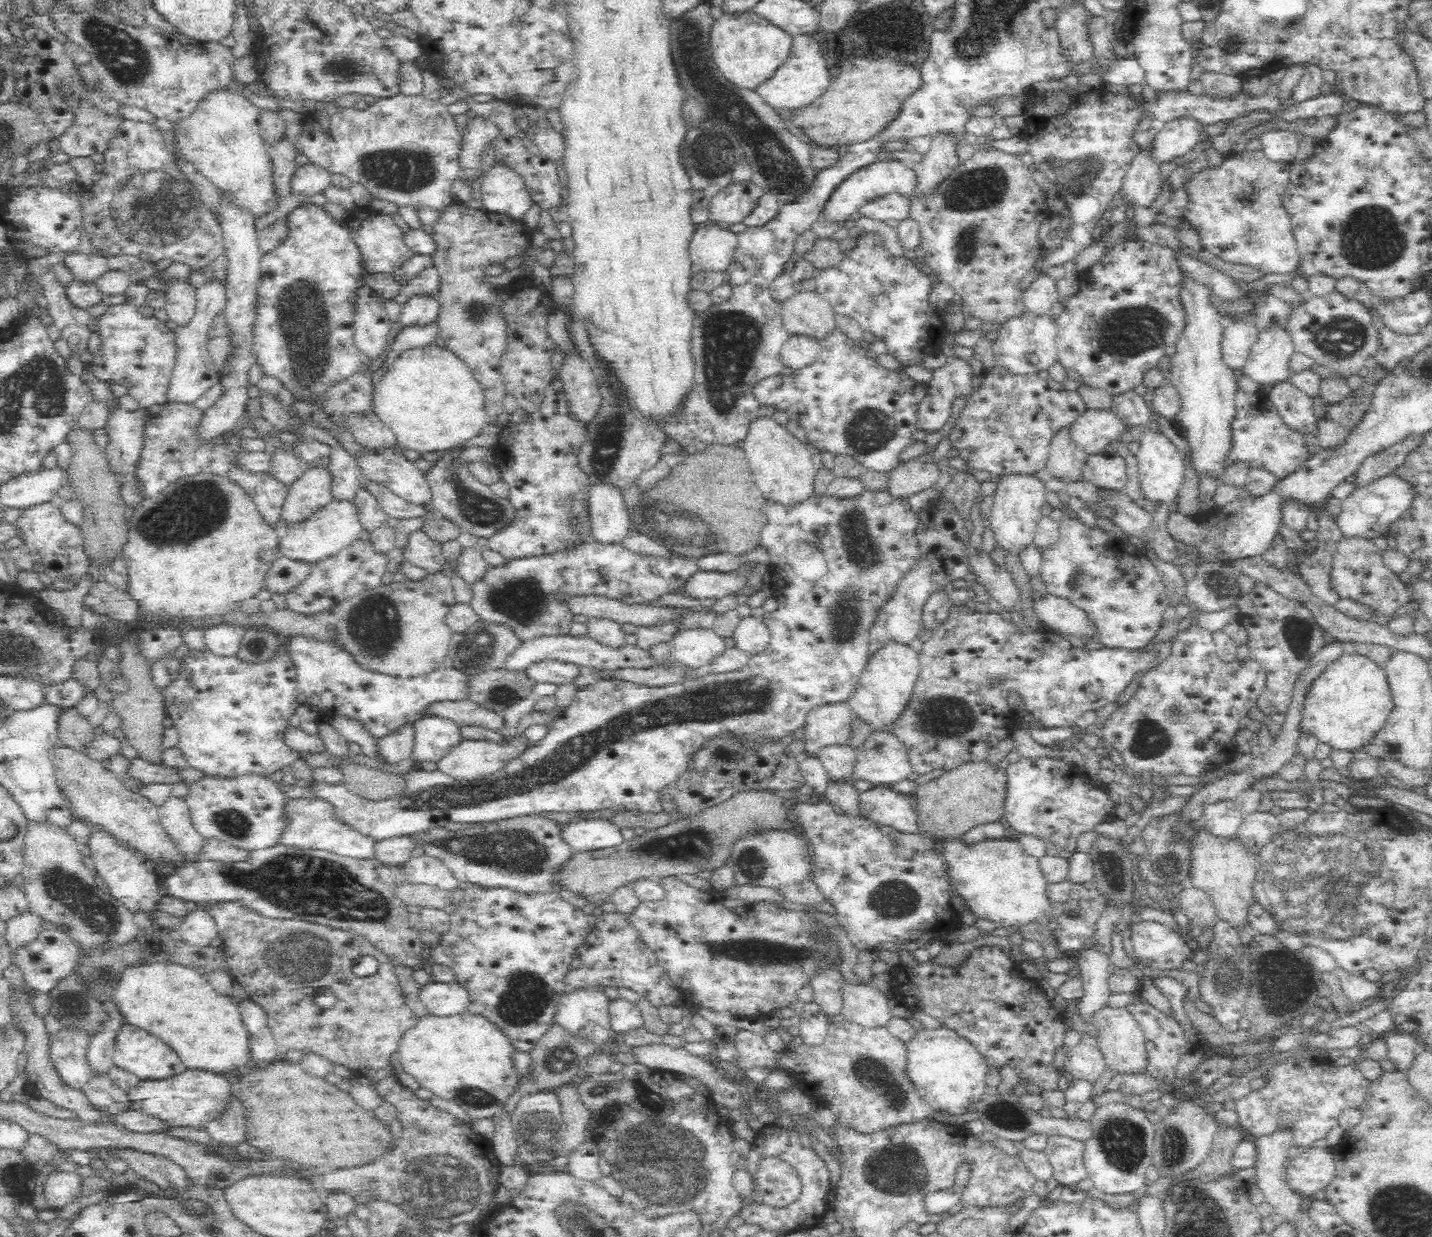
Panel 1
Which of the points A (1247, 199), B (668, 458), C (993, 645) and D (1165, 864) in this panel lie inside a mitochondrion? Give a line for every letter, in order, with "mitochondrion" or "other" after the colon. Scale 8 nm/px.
A: other
B: other
C: other
D: mitochondrion

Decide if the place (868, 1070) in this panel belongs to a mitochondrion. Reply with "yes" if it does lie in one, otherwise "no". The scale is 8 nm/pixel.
yes

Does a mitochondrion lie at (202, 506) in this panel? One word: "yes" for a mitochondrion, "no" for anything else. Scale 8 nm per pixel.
yes

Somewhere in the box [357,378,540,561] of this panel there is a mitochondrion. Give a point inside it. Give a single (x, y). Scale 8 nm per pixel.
(482, 511)

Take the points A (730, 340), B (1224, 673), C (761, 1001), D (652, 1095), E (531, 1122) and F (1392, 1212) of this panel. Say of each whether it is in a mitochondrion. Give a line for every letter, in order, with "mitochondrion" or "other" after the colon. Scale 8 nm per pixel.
A: mitochondrion
B: other
C: other
D: mitochondrion
E: mitochondrion
F: mitochondrion

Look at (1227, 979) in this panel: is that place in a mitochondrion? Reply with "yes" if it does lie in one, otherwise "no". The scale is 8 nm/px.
yes

